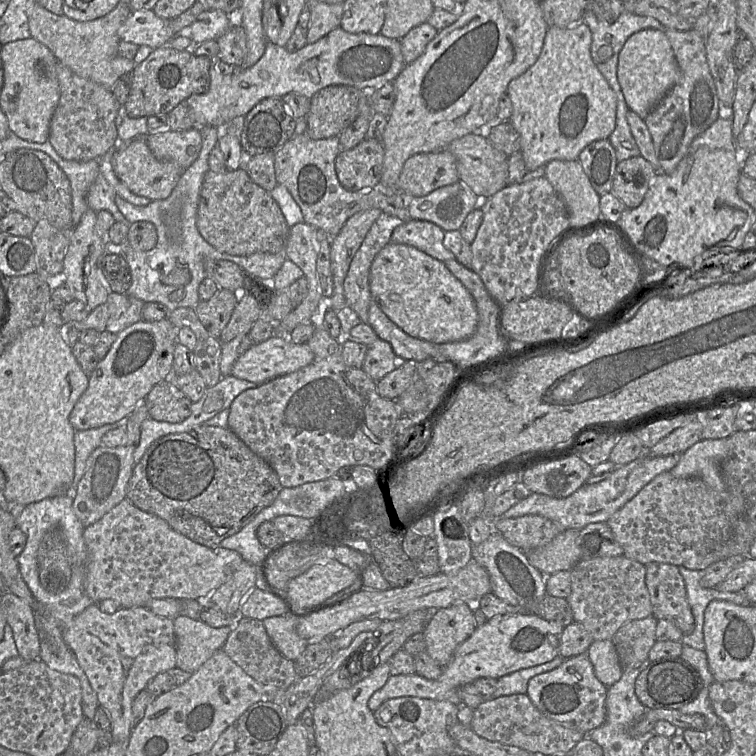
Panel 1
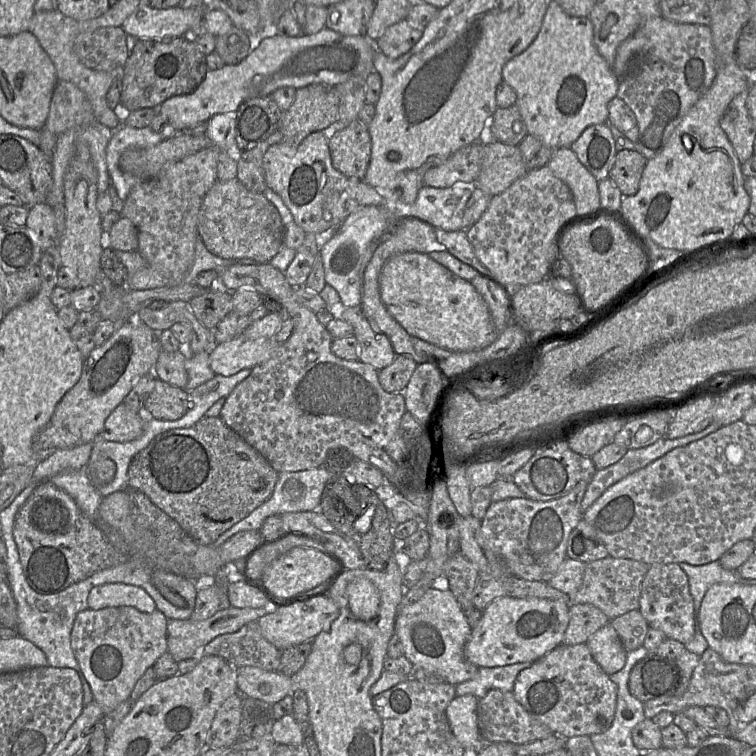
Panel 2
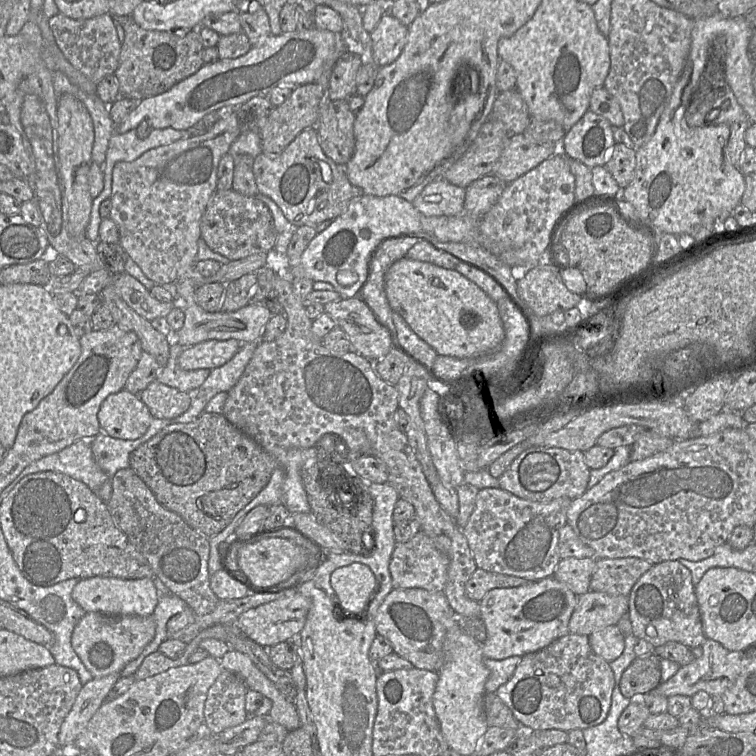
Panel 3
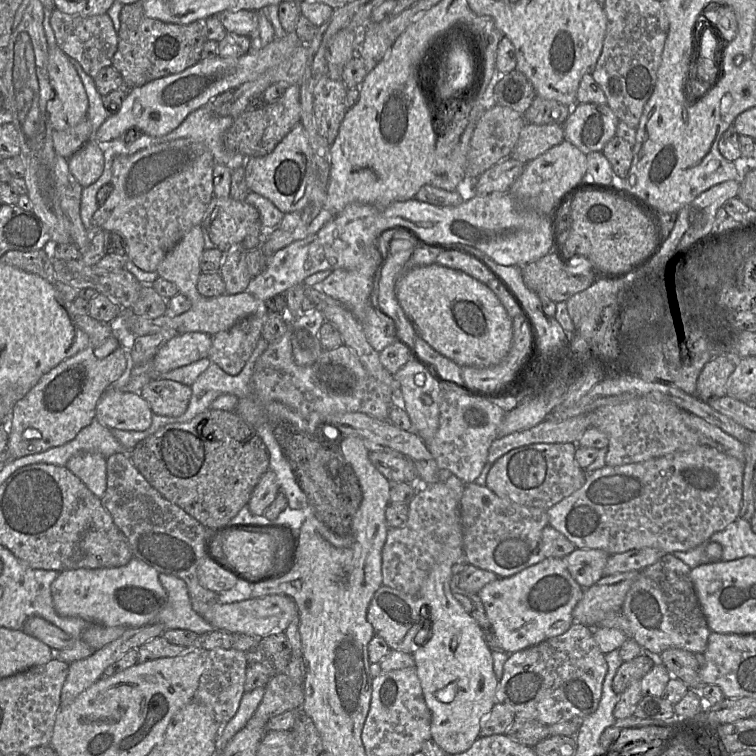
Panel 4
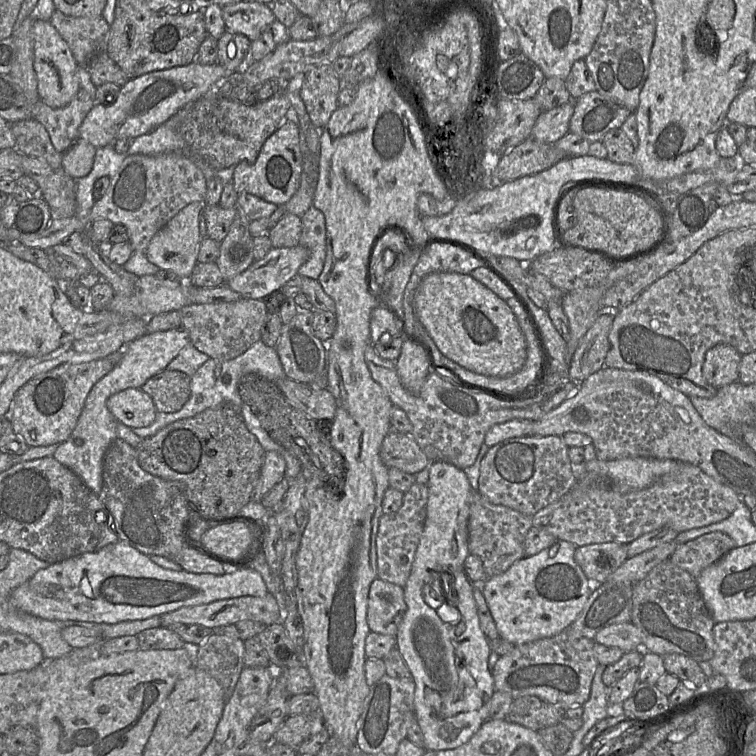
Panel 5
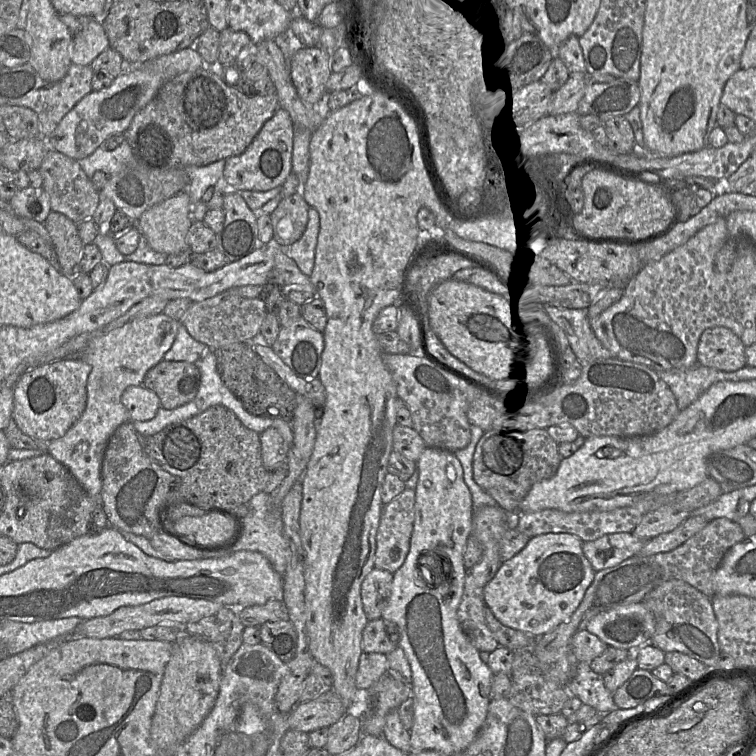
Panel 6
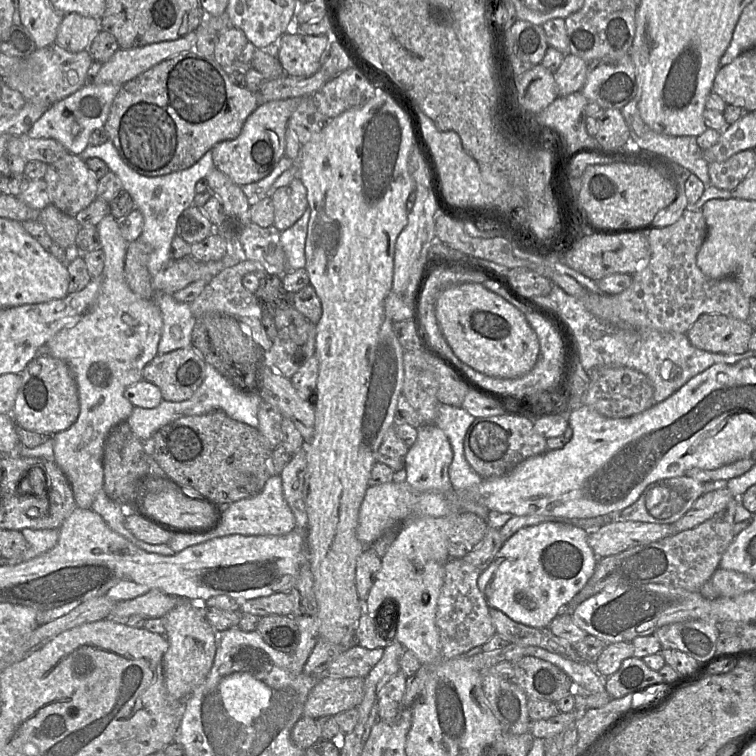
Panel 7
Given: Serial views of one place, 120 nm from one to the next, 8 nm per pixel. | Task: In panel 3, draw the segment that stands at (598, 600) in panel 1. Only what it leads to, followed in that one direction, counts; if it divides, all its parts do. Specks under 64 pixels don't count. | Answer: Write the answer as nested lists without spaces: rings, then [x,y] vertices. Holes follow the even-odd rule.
[[[635,557],[598,558],[590,591],[629,597],[633,586],[652,566],[652,563]]]

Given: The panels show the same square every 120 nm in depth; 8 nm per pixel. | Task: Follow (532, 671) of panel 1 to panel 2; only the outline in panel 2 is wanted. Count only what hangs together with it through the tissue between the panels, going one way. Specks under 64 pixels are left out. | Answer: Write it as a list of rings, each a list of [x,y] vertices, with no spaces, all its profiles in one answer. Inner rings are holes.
[[[521,662],[498,667],[480,667],[473,679],[455,685],[456,696],[470,694],[480,699],[493,689],[512,692],[519,672],[531,664]]]

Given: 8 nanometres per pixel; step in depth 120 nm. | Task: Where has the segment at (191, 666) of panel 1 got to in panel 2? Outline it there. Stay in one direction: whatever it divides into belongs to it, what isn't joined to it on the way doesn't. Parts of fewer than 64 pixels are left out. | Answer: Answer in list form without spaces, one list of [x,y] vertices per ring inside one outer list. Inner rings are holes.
[[[229,606],[216,612],[210,618],[201,621],[192,621],[187,619],[169,620],[167,628],[167,646],[168,652],[176,662],[199,657],[201,659],[201,650],[217,636],[233,633],[241,629],[244,625],[257,620],[269,612],[270,608],[236,608]]]

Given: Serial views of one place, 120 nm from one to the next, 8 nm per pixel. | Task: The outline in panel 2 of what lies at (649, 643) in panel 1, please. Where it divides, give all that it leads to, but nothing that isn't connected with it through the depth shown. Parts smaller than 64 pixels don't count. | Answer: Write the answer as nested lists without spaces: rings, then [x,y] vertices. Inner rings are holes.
[[[632,610],[618,616],[612,619],[610,624],[618,633],[626,651],[632,651],[643,646],[650,628],[639,610]]]

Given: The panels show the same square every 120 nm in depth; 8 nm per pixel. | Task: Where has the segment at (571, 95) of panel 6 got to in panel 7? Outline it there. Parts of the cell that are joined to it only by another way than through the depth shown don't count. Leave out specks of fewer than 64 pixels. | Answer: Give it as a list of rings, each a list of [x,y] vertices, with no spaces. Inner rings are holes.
[[[569,53],[554,73],[554,79],[558,89],[558,96],[567,96],[581,91],[589,70],[589,63],[582,58]]]

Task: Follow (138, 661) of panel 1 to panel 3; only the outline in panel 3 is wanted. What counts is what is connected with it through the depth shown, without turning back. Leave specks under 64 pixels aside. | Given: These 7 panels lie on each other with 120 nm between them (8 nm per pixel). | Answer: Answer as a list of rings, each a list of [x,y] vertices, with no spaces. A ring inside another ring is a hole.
[[[87,612],[76,624],[72,647],[94,678],[121,673],[124,667],[138,658],[156,634],[156,622],[151,616],[110,615]]]

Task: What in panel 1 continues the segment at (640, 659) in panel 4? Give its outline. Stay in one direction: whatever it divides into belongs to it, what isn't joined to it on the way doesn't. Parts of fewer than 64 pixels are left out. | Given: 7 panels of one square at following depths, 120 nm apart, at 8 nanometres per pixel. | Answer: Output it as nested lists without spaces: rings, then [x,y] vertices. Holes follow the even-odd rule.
[[[683,645],[680,657],[654,662],[647,659],[639,668],[641,668],[641,672],[635,681],[635,693],[640,702],[650,709],[680,710],[683,705],[698,697],[703,688],[703,681],[706,685],[714,682],[704,650],[698,650],[688,645]]]

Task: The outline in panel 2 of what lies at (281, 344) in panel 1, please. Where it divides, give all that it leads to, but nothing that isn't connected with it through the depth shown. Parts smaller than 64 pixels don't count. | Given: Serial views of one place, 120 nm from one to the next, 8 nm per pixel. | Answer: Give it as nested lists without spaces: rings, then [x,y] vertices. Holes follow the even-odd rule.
[[[241,335],[216,344],[209,352],[209,366],[215,374],[232,376],[269,360],[278,346],[274,339],[250,339]]]

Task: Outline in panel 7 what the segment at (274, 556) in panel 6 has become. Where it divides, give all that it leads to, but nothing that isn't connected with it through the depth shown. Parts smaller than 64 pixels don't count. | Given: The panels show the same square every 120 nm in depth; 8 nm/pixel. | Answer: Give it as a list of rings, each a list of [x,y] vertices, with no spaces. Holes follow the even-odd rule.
[[[272,475],[266,482],[262,491],[256,496],[241,499],[223,507],[221,523],[200,535],[171,535],[167,543],[175,553],[178,553],[192,545],[203,543],[215,537],[223,537],[233,534],[245,536],[279,536],[290,533],[296,528],[295,517],[287,504],[282,490],[282,479],[280,475]]]

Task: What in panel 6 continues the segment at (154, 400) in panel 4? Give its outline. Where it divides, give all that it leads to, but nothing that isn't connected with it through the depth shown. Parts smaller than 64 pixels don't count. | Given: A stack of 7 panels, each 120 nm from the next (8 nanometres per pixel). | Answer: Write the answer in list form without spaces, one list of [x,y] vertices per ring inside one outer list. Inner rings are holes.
[[[162,360],[147,372],[143,385],[157,394],[161,407],[173,410],[195,398],[200,380],[196,364]]]

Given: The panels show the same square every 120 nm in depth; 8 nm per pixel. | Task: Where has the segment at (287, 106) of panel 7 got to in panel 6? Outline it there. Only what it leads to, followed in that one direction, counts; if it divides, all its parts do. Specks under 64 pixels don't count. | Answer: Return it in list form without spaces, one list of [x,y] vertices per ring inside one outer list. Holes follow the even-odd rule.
[[[279,107],[267,120],[246,150],[224,163],[223,185],[234,191],[269,191],[280,189],[292,172],[294,124],[289,113]]]

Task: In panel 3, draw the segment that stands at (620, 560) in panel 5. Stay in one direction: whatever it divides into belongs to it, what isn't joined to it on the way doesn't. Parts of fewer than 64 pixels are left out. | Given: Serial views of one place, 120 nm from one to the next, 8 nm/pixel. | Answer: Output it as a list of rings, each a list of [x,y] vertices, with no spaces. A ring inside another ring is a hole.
[[[597,558],[561,559],[554,577],[564,583],[574,594],[581,596],[590,591],[590,582]]]

